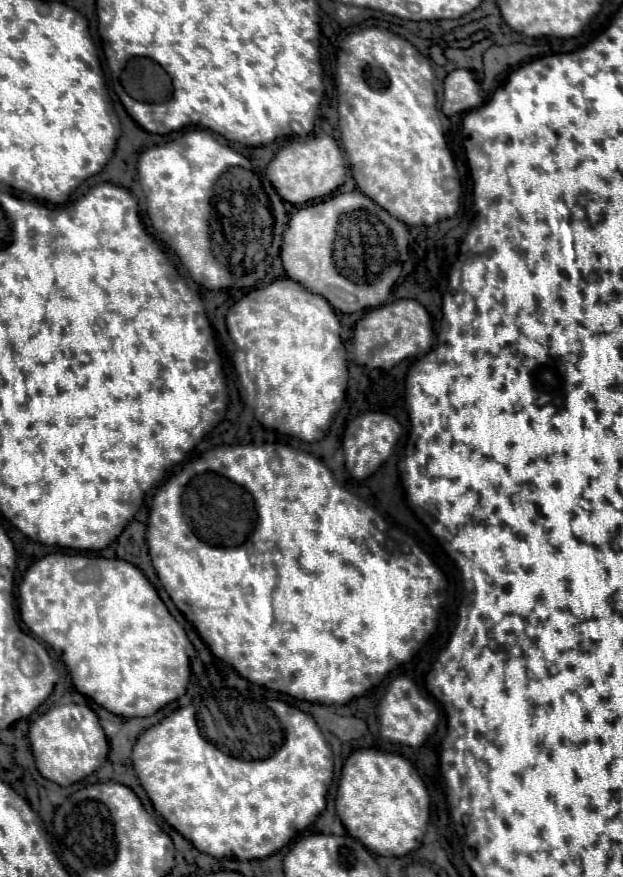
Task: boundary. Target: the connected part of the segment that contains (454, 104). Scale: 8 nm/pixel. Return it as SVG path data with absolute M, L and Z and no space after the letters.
M456 69L446 77L444 101L442 101L442 113L446 117L476 109L480 103L482 103L480 87L470 71Z

